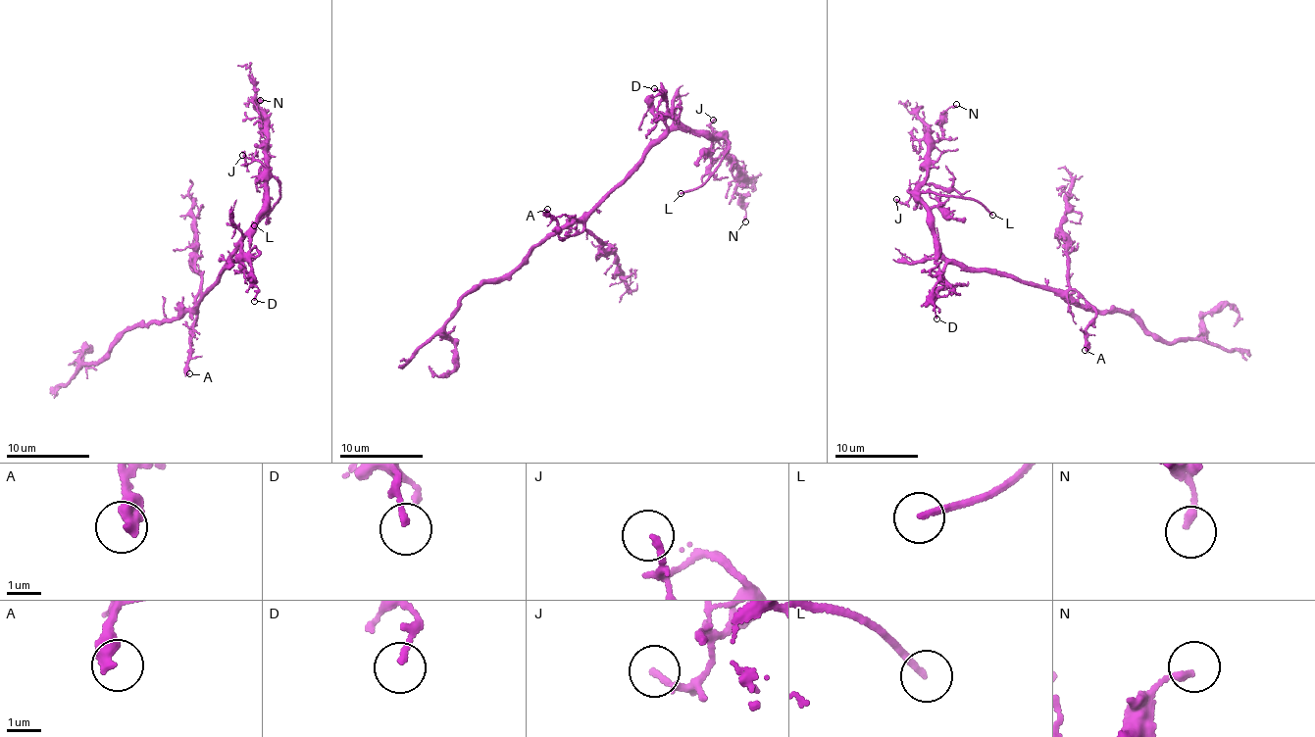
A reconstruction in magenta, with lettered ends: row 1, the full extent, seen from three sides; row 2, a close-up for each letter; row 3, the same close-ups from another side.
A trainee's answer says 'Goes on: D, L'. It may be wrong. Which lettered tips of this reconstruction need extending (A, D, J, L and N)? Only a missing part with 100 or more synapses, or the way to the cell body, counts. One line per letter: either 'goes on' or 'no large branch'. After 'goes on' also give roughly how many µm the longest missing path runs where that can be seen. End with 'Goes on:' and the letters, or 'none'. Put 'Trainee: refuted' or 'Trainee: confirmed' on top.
Trainee: refuted
A: no large branch
D: no large branch
J: no large branch
L: goes on; about 30 µm are missing
N: no large branch
Goes on: L

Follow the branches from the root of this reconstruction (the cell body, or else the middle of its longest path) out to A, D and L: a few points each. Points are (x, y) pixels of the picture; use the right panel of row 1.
A: (1029, 284), (1074, 289), (1087, 301), (1094, 311), (1094, 319), (1087, 329), (1087, 348), (1085, 350)
D: (1029, 284), (949, 264), (944, 266), (944, 278), (935, 284), (933, 291), (936, 319)
L: (1029, 284), (953, 263), (938, 247), (930, 208), (919, 198), (921, 193), (933, 191), (975, 200), (992, 215)

